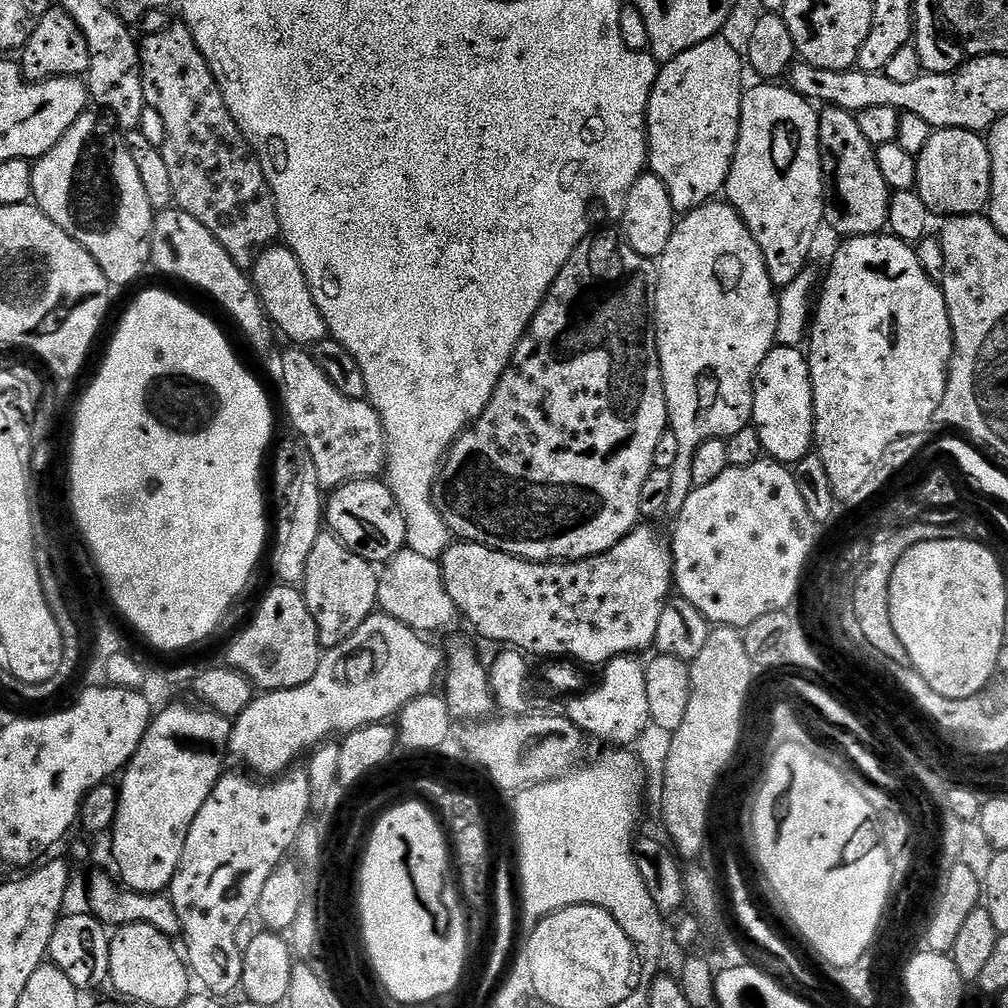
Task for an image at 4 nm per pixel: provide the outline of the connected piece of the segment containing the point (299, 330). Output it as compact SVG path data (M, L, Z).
M268 246L252 263L250 279L256 289L256 297L268 316L271 327L280 332L292 346L315 346L328 336L328 327L314 302L314 294L306 282L306 274L298 258L287 246Z

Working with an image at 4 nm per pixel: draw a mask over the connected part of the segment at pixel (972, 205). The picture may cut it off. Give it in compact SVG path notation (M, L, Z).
M938 128L916 157L916 186L929 213L949 216L974 216L983 213L992 195L992 163L987 139L964 128Z

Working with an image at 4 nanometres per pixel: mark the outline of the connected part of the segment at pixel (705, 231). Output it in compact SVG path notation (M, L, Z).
M709 202L701 208L694 208L691 212L681 215L670 234L670 242L666 242L664 255L659 257L660 277L654 280L654 335L656 337L656 353L660 356L660 369L664 379L664 393L668 403L668 422L674 438L678 438L678 462L672 467L670 478L670 502L668 508L679 510L686 502L686 498L693 490L692 456L696 448L707 440L723 440L727 442L738 430L749 427L752 423L752 386L756 383L756 372L762 366L766 354L771 352L776 344L776 330L780 317L780 302L774 291L772 279L768 274L768 267L762 258L760 247L750 234L748 227L742 222L740 215L727 202Z

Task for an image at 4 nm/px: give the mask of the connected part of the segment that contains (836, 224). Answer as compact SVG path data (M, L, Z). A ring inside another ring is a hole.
M825 107L820 112L818 138L820 139L820 161L824 171L824 224L832 227L840 238L874 236L883 233L888 228L892 192L886 178L882 178L882 170L876 161L876 148L870 142L866 142L866 134L862 134L855 115L844 108Z

